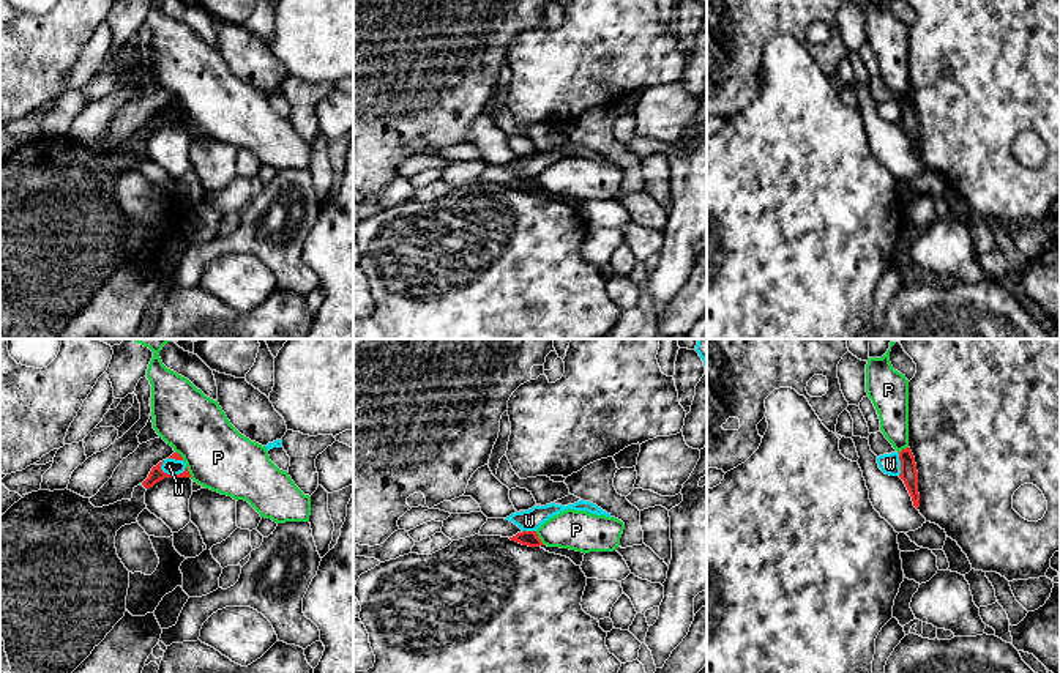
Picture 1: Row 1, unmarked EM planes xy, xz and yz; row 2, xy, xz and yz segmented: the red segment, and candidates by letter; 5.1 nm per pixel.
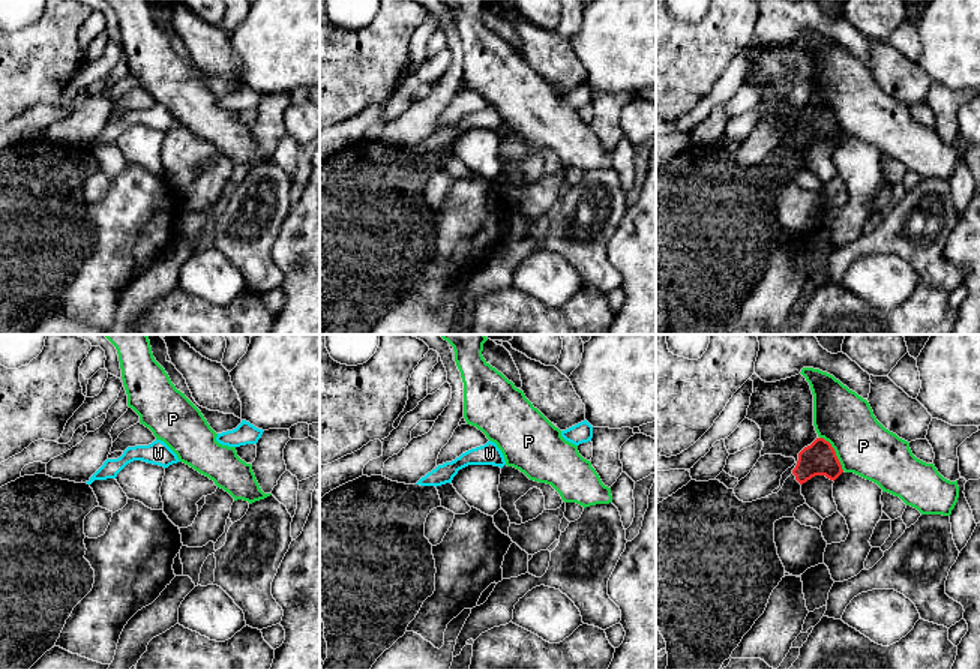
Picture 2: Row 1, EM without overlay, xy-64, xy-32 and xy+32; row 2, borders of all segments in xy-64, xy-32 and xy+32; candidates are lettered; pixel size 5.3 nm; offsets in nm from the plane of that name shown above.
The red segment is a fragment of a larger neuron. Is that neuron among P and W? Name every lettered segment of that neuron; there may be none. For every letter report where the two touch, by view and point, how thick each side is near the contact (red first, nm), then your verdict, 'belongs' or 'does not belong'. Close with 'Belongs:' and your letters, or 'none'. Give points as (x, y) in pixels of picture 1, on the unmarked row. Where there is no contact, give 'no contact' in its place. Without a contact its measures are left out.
P: xz (538, 185) | 80/200 nm | does not belong
W: xy (172, 122) | 70/80 nm | does not belong
Belongs: none

